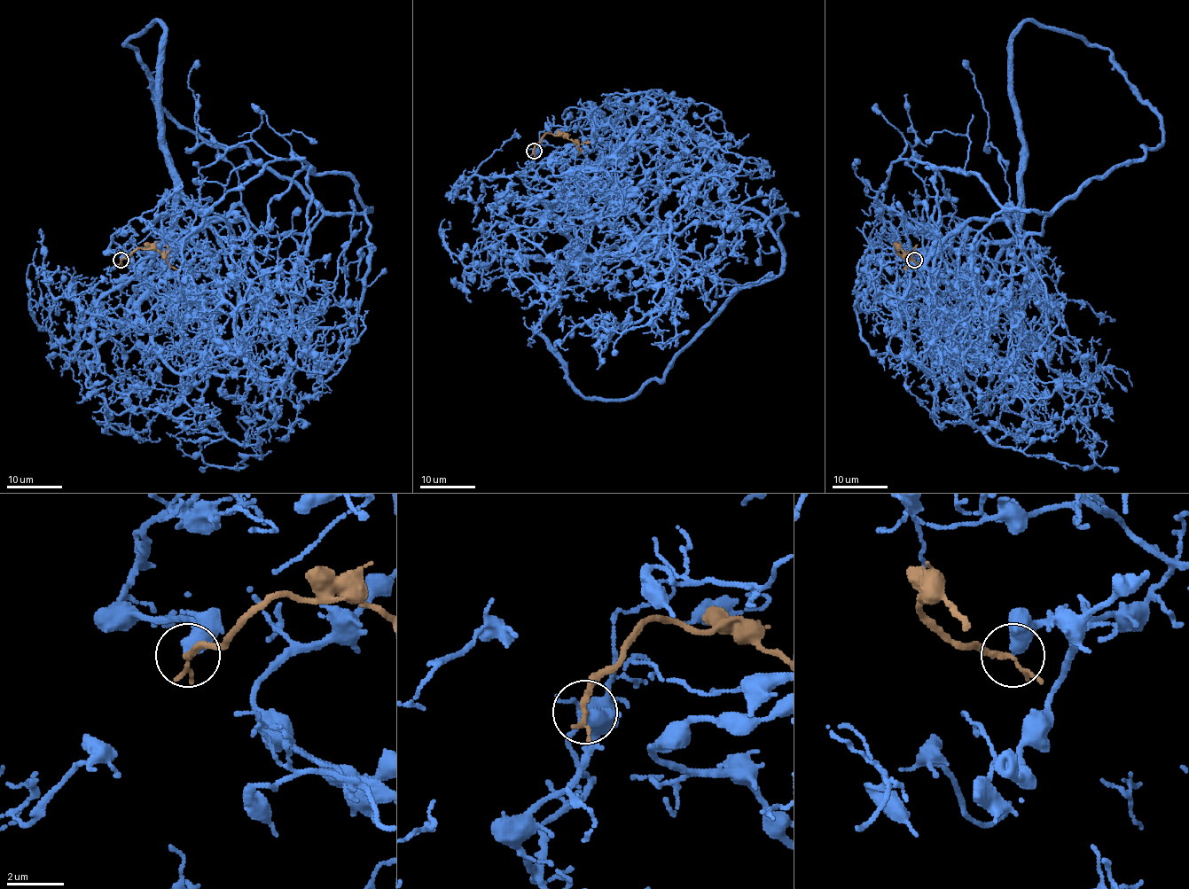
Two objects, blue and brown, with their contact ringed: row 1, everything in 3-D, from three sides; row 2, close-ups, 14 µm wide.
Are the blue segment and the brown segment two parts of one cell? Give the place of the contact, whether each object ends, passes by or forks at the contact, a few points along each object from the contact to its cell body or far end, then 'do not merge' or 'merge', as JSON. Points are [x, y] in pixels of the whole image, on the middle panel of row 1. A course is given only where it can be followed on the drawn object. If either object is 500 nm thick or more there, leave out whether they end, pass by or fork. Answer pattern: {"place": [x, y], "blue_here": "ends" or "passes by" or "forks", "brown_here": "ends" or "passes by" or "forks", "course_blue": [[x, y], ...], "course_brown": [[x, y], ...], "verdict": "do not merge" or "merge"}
{"place": [534, 151], "course_blue": [[534, 151], [526, 184], [587, 253], [631, 244], [668, 172], [701, 179], [660, 312], [578, 333]], "course_brown": [[534, 151], [541, 138], [549, 133], [567, 136], [578, 144], [588, 140]], "verdict": "merge"}

